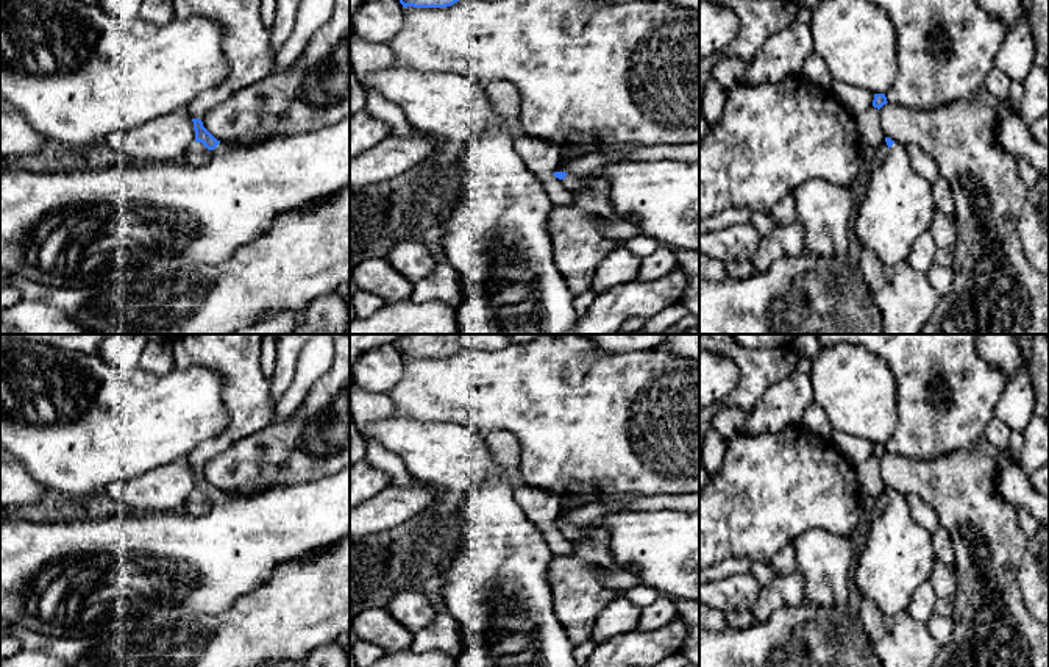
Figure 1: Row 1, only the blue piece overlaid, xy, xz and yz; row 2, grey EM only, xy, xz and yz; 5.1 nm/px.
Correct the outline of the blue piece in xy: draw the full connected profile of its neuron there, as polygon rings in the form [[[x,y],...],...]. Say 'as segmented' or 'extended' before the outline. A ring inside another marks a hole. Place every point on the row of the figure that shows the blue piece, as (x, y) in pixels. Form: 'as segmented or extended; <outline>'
extended; [[[350,116],[336,125],[309,133],[278,136],[261,141],[254,145],[233,147],[217,141],[200,119],[192,119],[195,142],[201,142],[212,152],[208,164],[190,166],[183,159],[161,164],[133,164],[120,159],[95,159],[84,162],[55,164],[50,170],[6,169],[0,172],[0,269],[12,275],[30,278],[44,286],[53,287],[105,287],[125,281],[142,281],[153,276],[172,275],[187,266],[217,266],[225,262],[239,245],[253,241],[265,233],[273,220],[290,211],[301,211],[323,202],[350,186]]]

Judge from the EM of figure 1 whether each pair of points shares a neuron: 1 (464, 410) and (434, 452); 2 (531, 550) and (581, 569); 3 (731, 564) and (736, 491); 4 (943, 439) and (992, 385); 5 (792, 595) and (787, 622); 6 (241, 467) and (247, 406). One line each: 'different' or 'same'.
1: different
2: different
3: different
4: same
5: different
6: different

